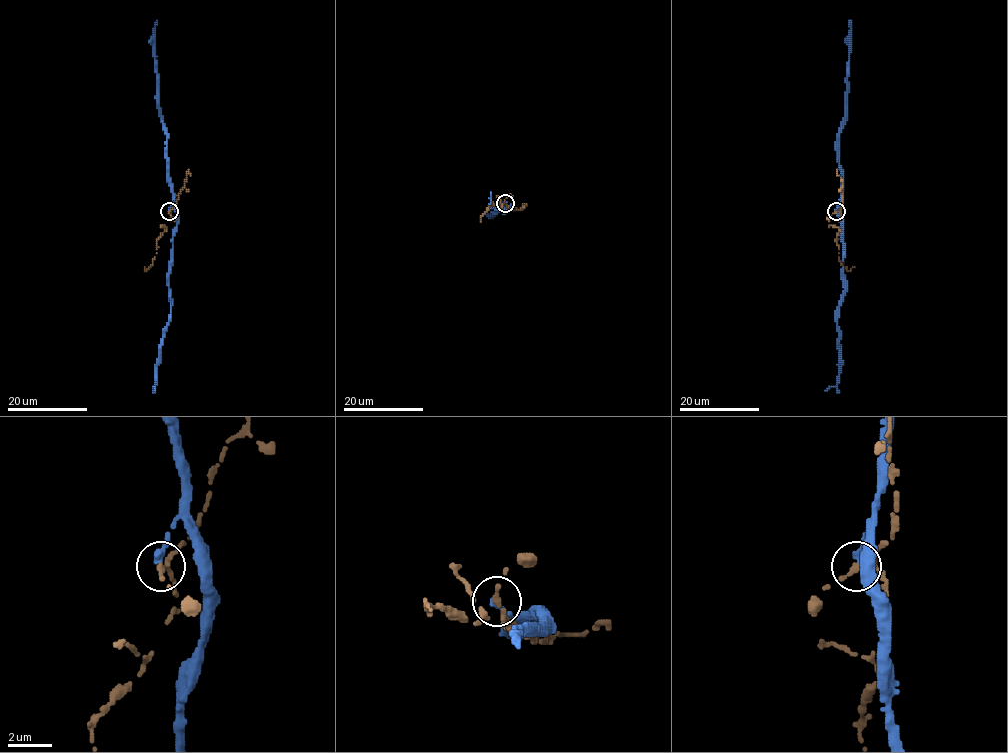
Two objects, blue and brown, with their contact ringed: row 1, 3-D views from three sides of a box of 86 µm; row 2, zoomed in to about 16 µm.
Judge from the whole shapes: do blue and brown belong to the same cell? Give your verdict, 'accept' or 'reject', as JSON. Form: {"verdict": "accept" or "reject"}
{"verdict": "reject"}

